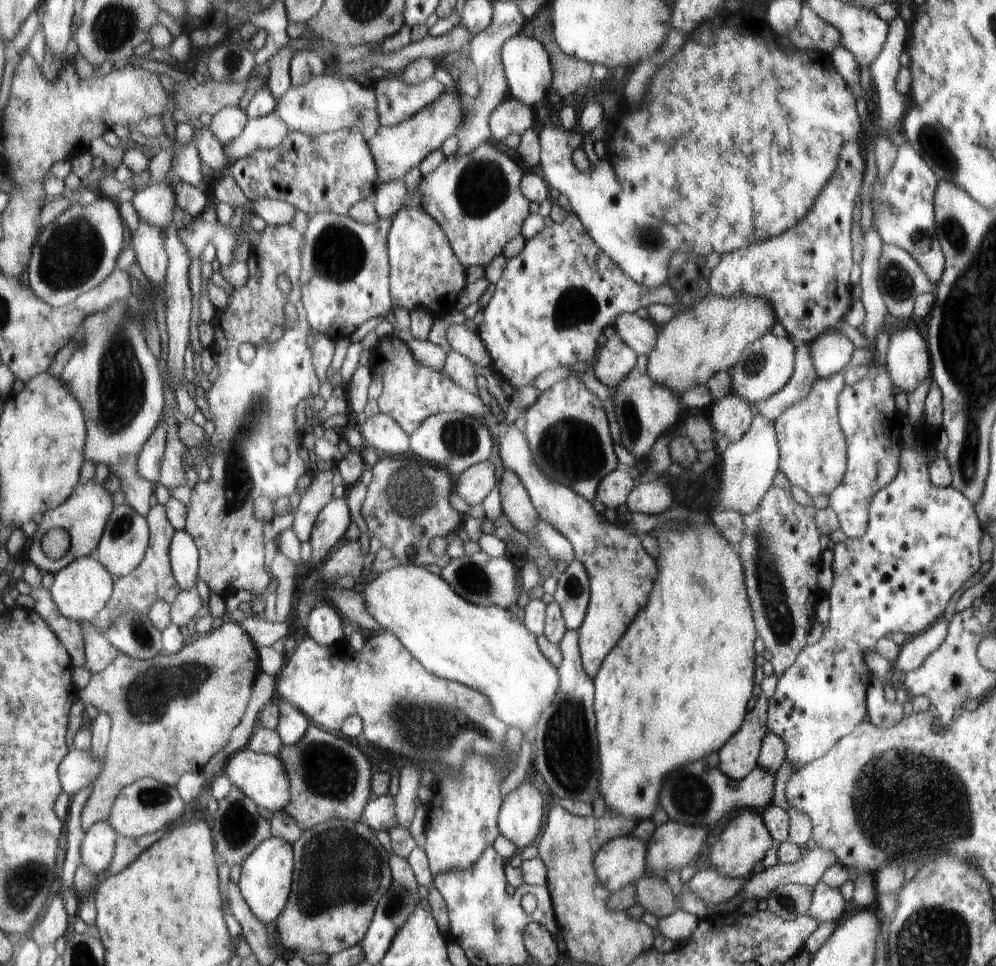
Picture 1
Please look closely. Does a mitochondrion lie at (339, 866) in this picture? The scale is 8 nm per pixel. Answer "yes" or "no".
yes

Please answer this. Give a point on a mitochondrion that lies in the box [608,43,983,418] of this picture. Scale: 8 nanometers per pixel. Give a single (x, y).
(932, 141)

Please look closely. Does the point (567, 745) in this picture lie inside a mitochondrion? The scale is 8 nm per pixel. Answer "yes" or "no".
yes

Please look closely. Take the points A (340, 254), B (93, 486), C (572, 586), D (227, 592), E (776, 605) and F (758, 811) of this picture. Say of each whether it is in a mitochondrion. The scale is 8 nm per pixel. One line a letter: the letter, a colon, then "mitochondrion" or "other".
A: mitochondrion
B: other
C: mitochondrion
D: other
E: mitochondrion
F: other

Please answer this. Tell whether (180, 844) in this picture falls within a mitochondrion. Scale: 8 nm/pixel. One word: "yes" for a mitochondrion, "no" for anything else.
no

